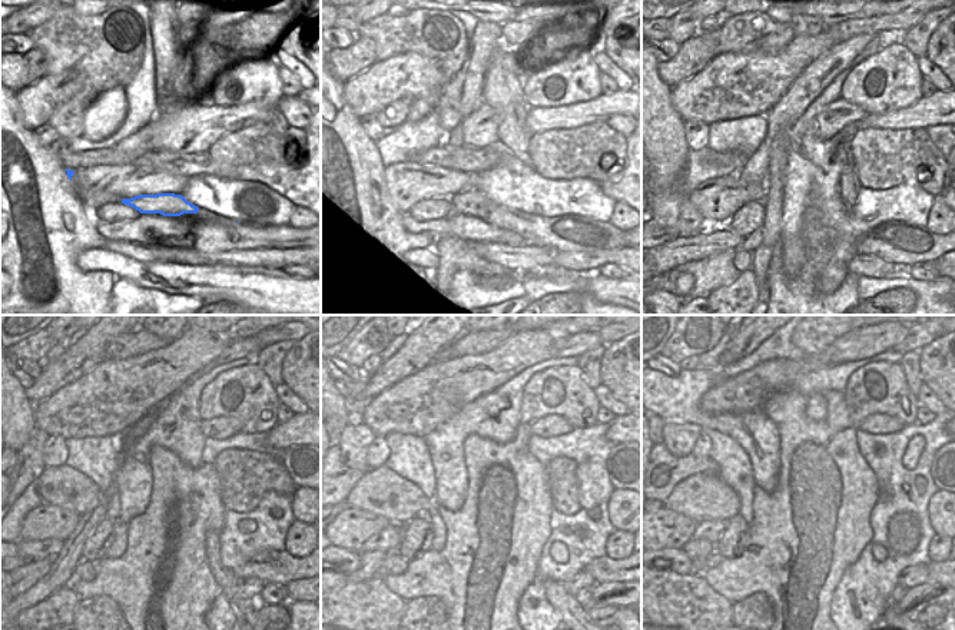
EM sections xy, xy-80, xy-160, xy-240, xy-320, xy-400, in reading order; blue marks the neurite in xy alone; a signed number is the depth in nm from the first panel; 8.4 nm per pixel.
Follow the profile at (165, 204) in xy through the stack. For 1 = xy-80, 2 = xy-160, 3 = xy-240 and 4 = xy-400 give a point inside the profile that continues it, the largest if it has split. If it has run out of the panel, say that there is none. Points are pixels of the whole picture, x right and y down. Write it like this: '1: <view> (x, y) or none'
1: xy-80 (564, 234)
2: xy-160 (895, 241)
3: xy-240 (274, 567)
4: xy-400 (932, 567)

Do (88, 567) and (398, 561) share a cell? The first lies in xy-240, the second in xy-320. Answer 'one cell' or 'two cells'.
one cell

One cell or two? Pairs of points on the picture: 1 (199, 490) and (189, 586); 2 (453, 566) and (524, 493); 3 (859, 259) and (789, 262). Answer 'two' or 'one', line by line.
1: one
2: one
3: two

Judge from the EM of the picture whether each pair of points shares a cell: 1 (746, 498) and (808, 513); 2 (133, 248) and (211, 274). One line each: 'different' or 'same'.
1: different
2: different

